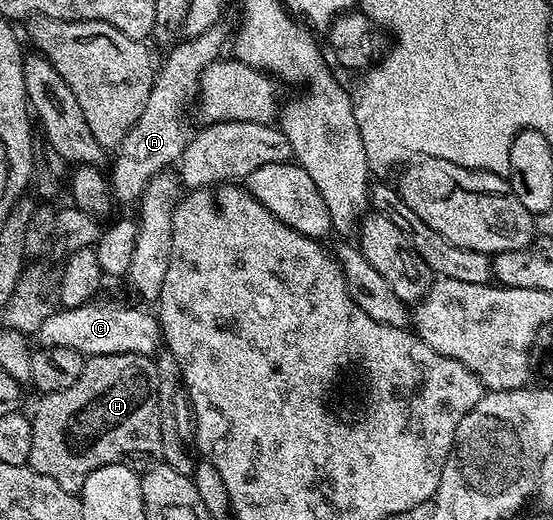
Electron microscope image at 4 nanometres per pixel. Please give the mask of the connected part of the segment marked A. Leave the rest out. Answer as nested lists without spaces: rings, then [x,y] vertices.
[[[219,23],[200,35],[187,36],[186,41],[179,40],[169,50],[171,53],[167,55],[166,62],[157,66],[152,91],[148,95],[148,103],[144,103],[144,111],[140,111],[140,119],[136,119],[128,135],[124,135],[124,139],[112,153],[114,166],[108,169],[108,180],[115,202],[137,202],[157,173],[167,172],[181,159],[192,136],[186,112],[189,109],[191,112],[195,104],[202,72],[223,56],[222,44],[225,41],[227,44],[228,41],[224,26],[225,24]]]

